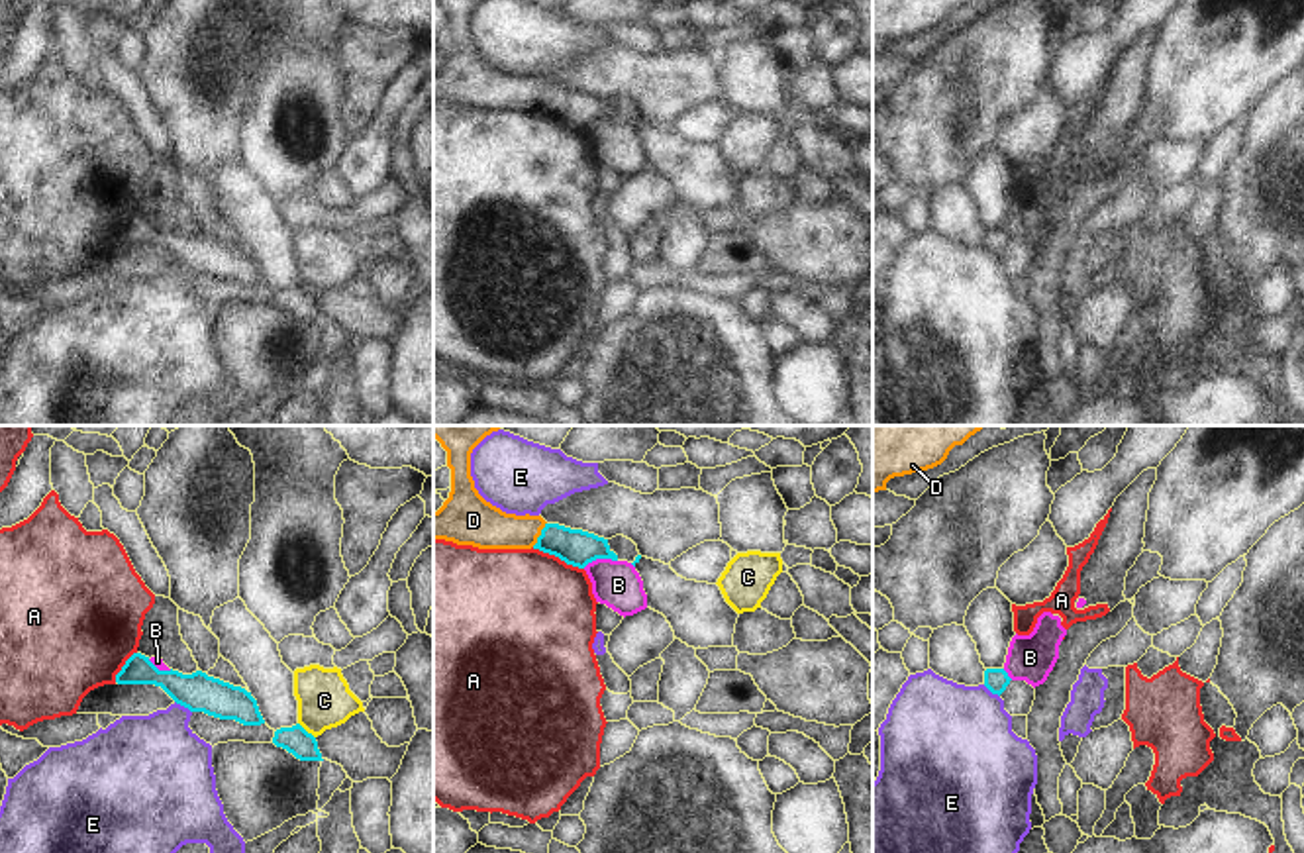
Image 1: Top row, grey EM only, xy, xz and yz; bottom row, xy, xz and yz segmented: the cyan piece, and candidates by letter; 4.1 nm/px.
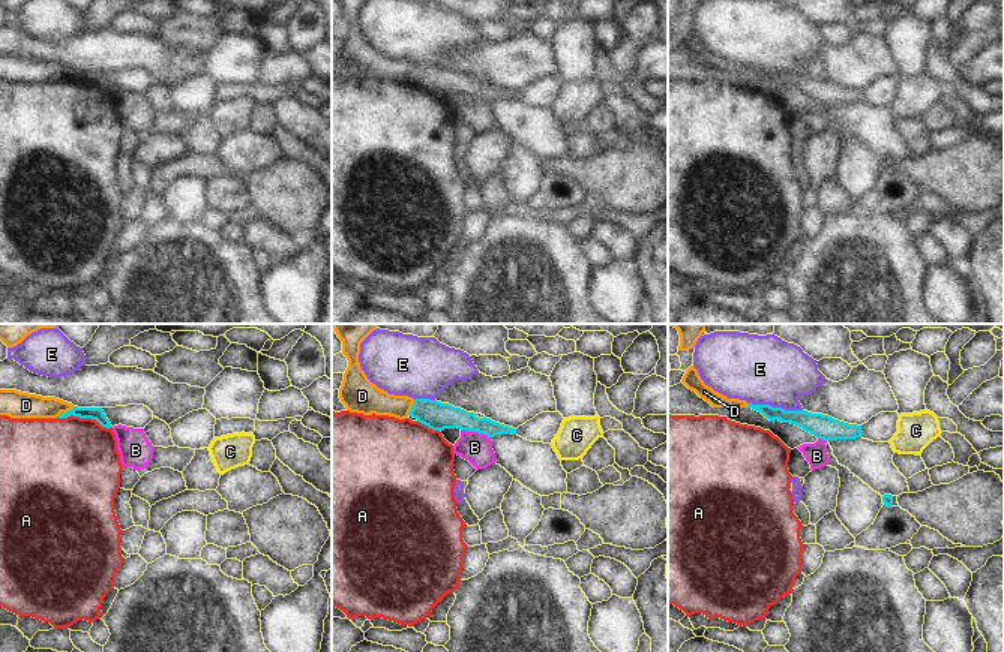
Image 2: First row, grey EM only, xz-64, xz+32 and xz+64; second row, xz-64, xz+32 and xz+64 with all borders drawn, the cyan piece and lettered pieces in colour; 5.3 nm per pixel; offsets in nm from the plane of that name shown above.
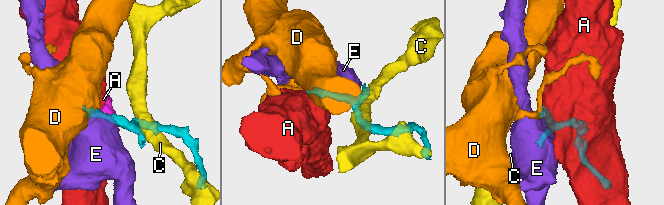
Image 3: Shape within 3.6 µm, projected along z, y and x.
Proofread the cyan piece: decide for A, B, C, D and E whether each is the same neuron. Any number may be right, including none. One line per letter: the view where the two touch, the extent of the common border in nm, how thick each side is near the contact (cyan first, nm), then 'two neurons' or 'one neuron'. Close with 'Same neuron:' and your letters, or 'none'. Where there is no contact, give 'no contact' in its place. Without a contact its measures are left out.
A: contact in xz; length 240 nm; calibres 150 and 480 nm; two neurons
B: contact in xz; length 150 nm; calibres 150 and 190 nm; two neurons
C: contact in xy; length 100 nm; calibres 110 and 220 nm; two neurons
D: contact in xz; length 120 nm; calibres 150 and 190 nm; one neuron
E: contact in xy; length 90 nm; calibres 160 and 360 nm; two neurons
Same neuron: D

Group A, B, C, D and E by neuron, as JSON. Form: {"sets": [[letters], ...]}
{"sets": [["A"], ["B"], ["C"], ["D"], ["E"]]}

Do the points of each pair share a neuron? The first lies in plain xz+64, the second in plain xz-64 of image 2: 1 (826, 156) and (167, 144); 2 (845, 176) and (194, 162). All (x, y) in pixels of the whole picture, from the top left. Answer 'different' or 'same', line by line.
1: same
2: different

